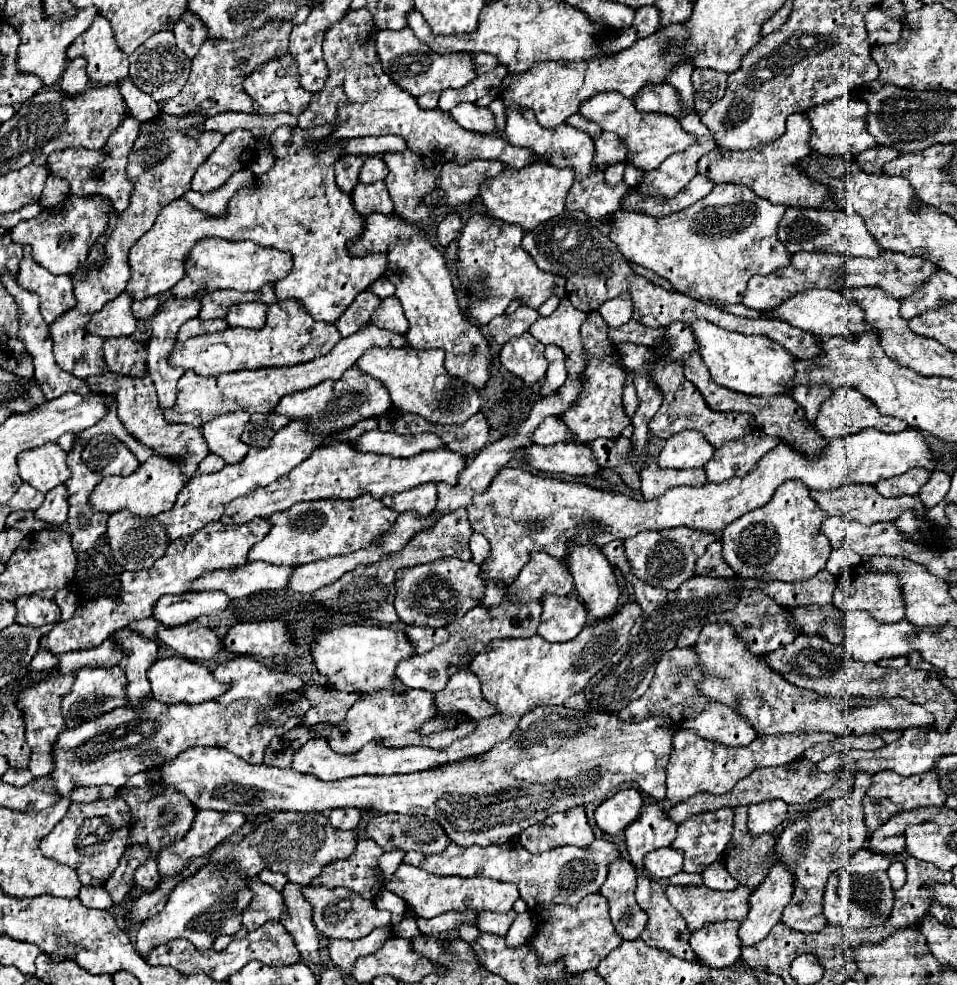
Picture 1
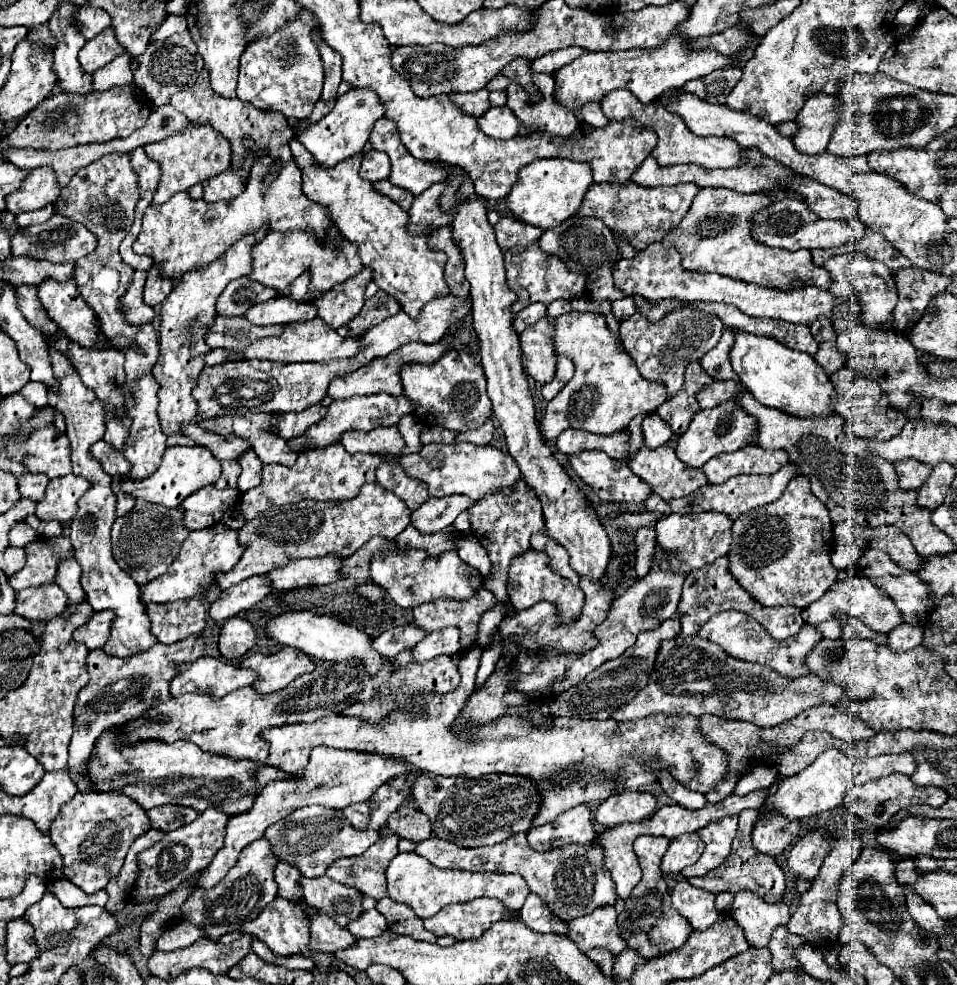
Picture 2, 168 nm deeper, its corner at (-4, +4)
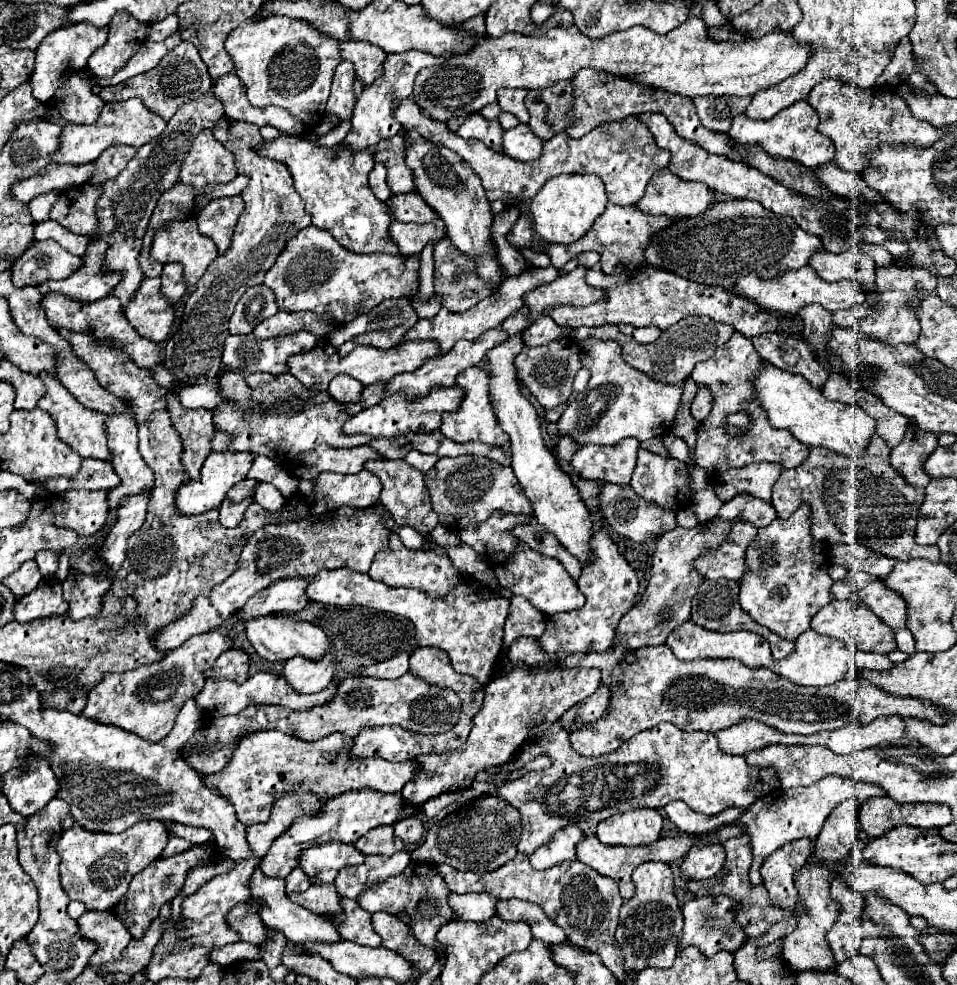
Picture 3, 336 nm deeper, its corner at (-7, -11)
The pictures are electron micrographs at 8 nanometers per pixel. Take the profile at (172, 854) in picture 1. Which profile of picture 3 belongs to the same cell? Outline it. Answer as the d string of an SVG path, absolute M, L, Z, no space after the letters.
M195 846L191 848L189 852L183 852L179 856L171 856L171 858L159 858L155 860L155 864L151 864L147 870L139 872L133 880L131 880L131 888L127 890L127 896L123 896L123 900L119 900L119 904L115 904L115 916L121 920L121 924L127 928L127 932L133 936L133 938L143 938L143 932L149 928L149 924L159 916L159 910L165 902L171 902L185 878L187 878L187 872L189 868L193 868L195 864L199 864L201 860L207 860L207 858L213 858L215 850L209 846Z

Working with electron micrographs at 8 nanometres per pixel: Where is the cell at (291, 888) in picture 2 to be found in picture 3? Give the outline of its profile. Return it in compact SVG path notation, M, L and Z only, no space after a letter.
M299 866L291 872L291 876L285 878L285 882L287 882L287 894L291 894L291 892L305 892L311 886L307 874Z

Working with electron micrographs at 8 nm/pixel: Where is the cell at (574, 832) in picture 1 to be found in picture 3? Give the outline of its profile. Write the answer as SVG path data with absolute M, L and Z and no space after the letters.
M567 826L551 838L551 844L545 844L535 854L529 856L531 866L537 870L553 868L555 864L561 864L565 860L575 860L575 846L583 838L583 832L577 826Z

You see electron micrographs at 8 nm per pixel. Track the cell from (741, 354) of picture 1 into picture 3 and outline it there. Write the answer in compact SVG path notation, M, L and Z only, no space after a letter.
M765 364L765 368L757 374L755 390L761 406L769 416L771 426L789 430L797 440L807 446L823 446L851 460L859 460L863 458L865 448L875 434L875 420L863 408L855 404L839 404L827 400L799 374L791 374Z

